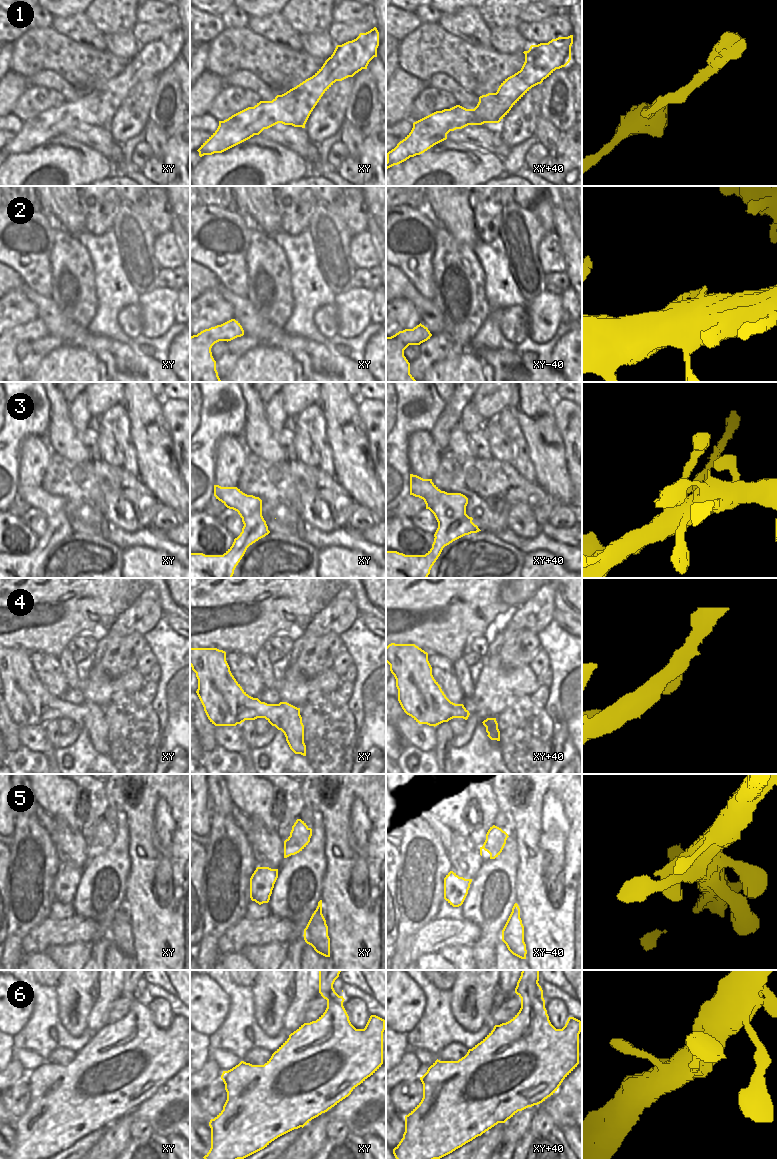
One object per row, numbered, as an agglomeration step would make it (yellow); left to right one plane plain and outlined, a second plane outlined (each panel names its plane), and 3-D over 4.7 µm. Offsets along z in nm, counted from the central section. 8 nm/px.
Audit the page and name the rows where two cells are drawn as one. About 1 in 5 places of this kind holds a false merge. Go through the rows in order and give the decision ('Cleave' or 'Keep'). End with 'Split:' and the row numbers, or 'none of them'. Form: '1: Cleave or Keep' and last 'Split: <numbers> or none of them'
1: Keep
2: Keep
3: Cleave
4: Keep
5: Keep
6: Keep
Split: 3

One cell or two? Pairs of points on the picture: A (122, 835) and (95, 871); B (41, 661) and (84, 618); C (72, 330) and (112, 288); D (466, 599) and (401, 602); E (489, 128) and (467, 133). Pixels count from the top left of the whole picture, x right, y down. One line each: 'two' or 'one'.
A: one
B: two
C: two
D: one
E: one

